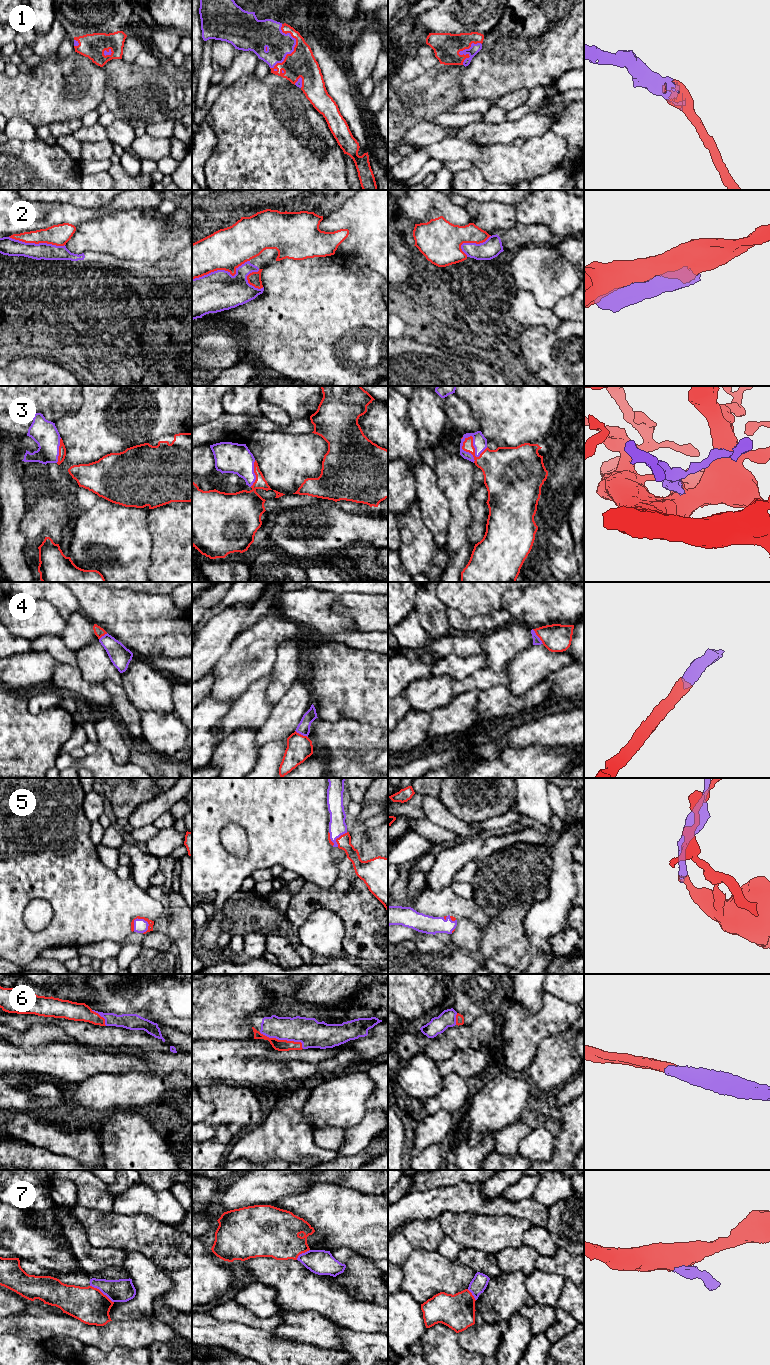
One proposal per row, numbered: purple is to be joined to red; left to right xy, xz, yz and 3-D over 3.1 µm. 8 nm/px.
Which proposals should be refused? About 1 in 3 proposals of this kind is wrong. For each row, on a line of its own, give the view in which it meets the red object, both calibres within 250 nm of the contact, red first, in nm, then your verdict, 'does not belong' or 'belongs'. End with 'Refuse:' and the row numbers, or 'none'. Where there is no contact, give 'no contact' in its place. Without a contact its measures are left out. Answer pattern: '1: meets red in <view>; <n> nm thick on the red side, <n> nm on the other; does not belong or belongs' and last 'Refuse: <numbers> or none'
1: meets red in xz; 220 nm thick on the red side, 220 nm on the other; belongs
2: meets red in xz; 340 nm thick on the red side, 320 nm on the other; does not belong
3: meets red in yz; 240 nm thick on the red side, 110 nm on the other; belongs
4: meets red in yz; 220 nm thick on the red side, 60 nm on the other; belongs
5: meets red in xy; 50 nm thick on the red side, 110 nm on the other; belongs
6: meets red in xz; 100 nm thick on the red side, 220 nm on the other; belongs
7: meets red in xy; 280 nm thick on the red side, 190 nm on the other; does not belong
Refuse: 2, 7

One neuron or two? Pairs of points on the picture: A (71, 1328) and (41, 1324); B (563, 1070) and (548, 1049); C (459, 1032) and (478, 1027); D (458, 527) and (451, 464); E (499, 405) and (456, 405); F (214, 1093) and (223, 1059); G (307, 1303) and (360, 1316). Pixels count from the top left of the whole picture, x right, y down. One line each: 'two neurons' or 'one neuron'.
A: one neuron
B: one neuron
C: one neuron
D: one neuron
E: two neurons
F: two neurons
G: one neuron

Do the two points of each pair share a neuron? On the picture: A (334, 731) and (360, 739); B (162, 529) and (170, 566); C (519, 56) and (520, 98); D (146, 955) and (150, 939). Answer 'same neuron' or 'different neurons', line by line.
A: same neuron
B: same neuron
C: different neurons
D: different neurons

